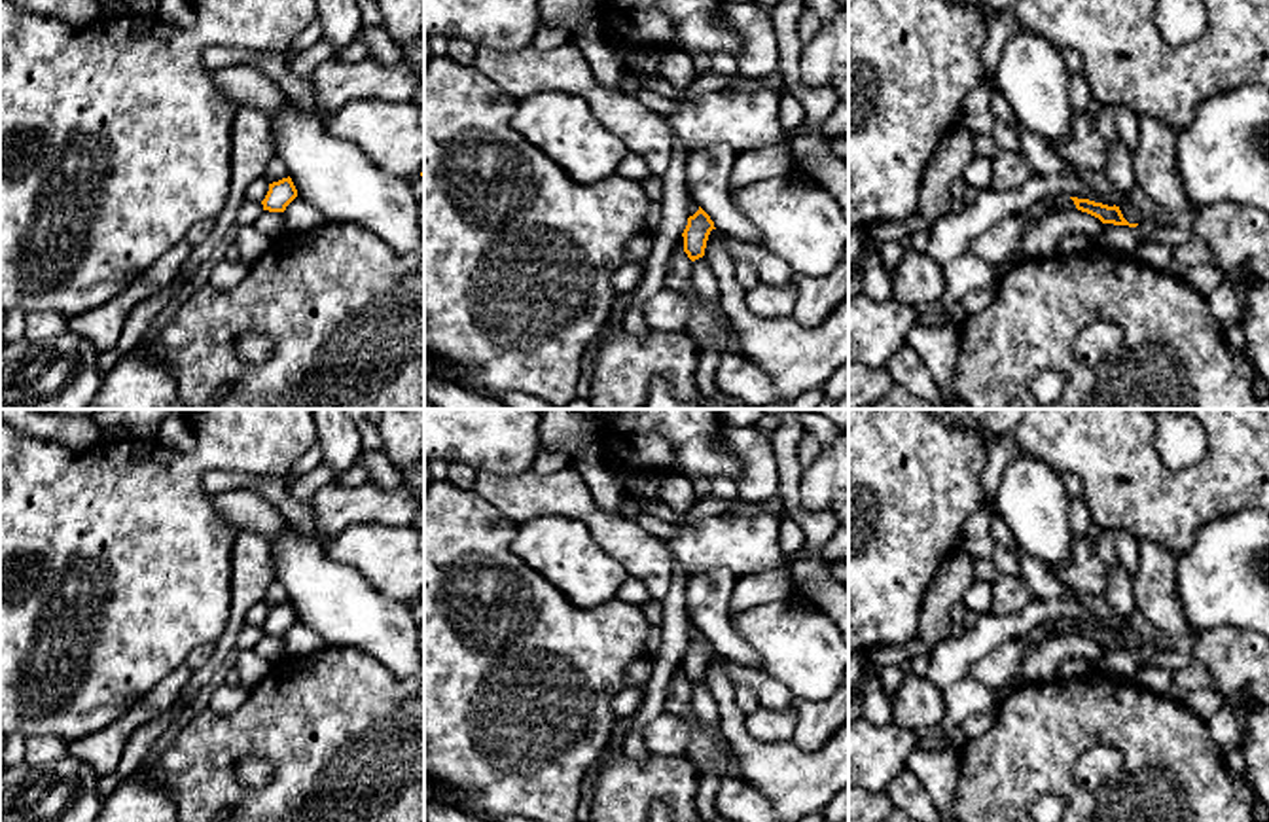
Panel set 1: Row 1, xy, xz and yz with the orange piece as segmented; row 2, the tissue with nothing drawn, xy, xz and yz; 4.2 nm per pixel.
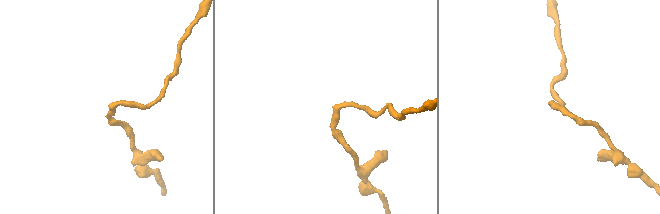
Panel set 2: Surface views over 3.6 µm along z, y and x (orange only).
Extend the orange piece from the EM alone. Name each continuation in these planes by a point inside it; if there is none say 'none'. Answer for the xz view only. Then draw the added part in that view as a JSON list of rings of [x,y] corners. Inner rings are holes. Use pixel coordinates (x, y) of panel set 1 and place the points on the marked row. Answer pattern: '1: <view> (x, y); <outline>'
1: xz (798, 358); [[[718,229],[708,235],[705,258],[718,280],[718,305],[742,343],[741,354],[773,379],[777,402],[771,405],[788,403],[807,390],[824,386],[849,360],[849,295],[816,326],[797,324],[792,316],[765,320],[746,307],[746,292],[735,278],[735,259],[722,248]]]

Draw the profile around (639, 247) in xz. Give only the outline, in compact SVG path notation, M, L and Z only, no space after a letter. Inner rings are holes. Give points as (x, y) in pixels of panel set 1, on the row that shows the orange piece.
M653 233L636 235L625 246L625 263L646 261L653 246Z

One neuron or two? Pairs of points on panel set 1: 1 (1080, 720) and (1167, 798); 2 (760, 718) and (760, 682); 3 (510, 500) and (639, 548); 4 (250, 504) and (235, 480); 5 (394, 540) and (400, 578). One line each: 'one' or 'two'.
1: one
2: two
3: one
4: two
5: one

